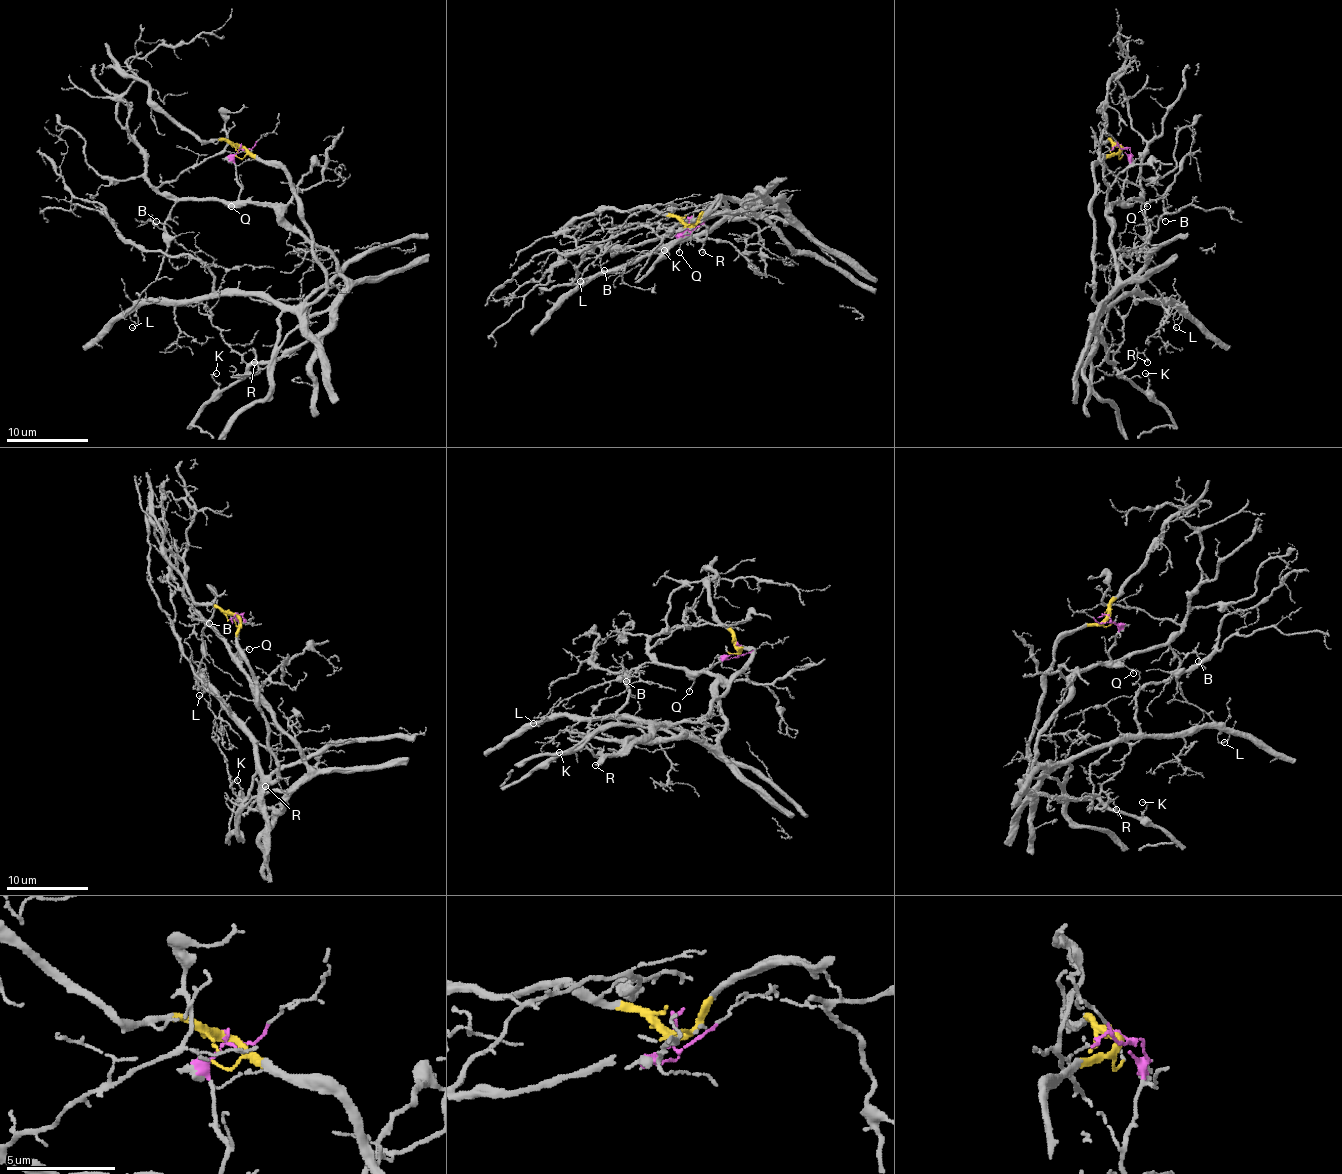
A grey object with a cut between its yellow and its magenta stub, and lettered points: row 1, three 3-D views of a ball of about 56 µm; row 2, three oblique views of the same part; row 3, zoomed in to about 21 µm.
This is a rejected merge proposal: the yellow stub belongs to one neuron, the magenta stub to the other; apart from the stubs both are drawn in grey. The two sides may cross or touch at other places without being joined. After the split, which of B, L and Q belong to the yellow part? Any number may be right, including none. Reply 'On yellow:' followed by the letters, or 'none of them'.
On yellow: L

